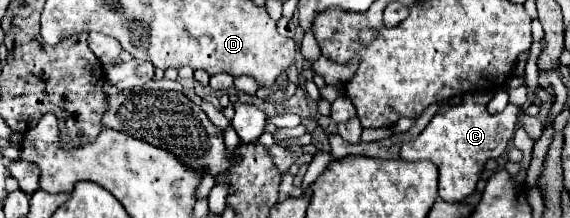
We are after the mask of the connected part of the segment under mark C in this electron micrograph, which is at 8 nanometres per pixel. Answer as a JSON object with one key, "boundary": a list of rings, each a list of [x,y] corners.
{"boundary":[[[467,92],[461,104],[439,106],[427,128],[415,140],[401,146],[401,160],[431,160],[437,164],[439,198],[445,202],[465,200],[475,190],[485,162],[489,158],[499,158],[515,132],[515,122],[521,108],[509,102],[505,112],[491,116],[487,112],[487,104],[492,97],[492,92]]]}

